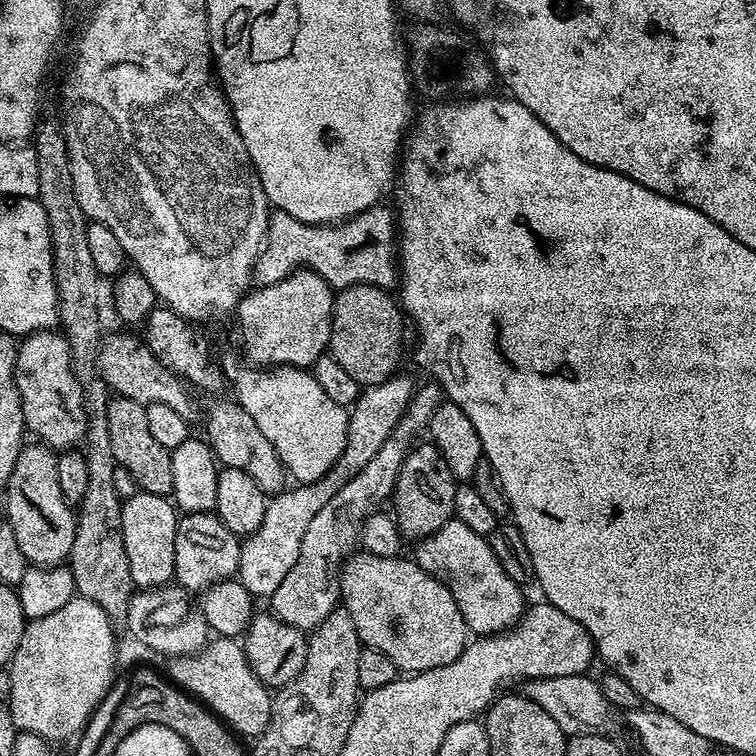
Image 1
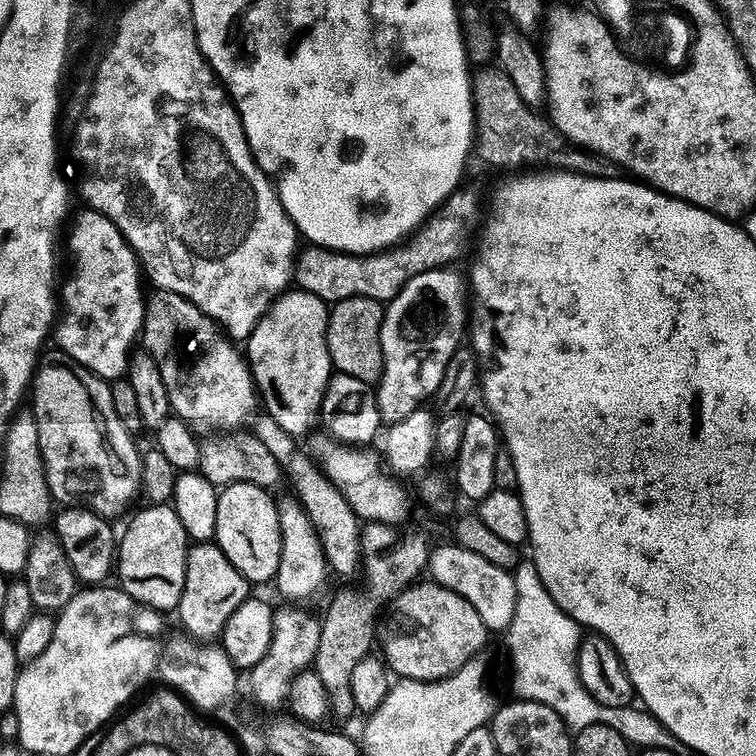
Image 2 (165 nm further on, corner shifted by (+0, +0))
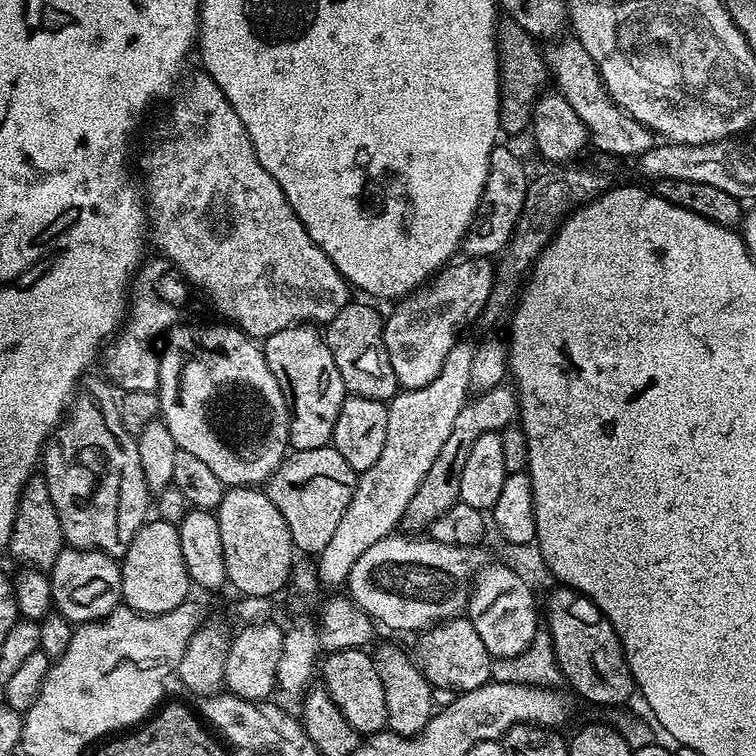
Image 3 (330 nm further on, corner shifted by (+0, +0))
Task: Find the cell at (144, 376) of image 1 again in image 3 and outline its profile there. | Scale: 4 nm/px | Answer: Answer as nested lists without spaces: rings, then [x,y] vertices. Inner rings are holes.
[[[325,446],[301,452],[289,451],[266,482],[266,491],[270,502],[278,506],[278,514],[286,518],[292,547],[297,553],[319,554],[326,550],[330,538],[334,538],[334,530],[338,530],[338,522],[342,522],[342,514],[346,514],[346,508],[354,498],[357,479],[358,473],[336,448]]]

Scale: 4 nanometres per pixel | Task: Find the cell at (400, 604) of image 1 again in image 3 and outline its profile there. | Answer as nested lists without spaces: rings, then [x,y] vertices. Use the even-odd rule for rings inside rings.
[[[446,620],[443,624],[437,624],[435,628],[427,629],[419,640],[418,664],[433,689],[449,688],[452,694],[459,694],[474,690],[493,679],[494,658],[486,650],[486,645],[482,643],[478,630],[474,630],[471,620]]]

